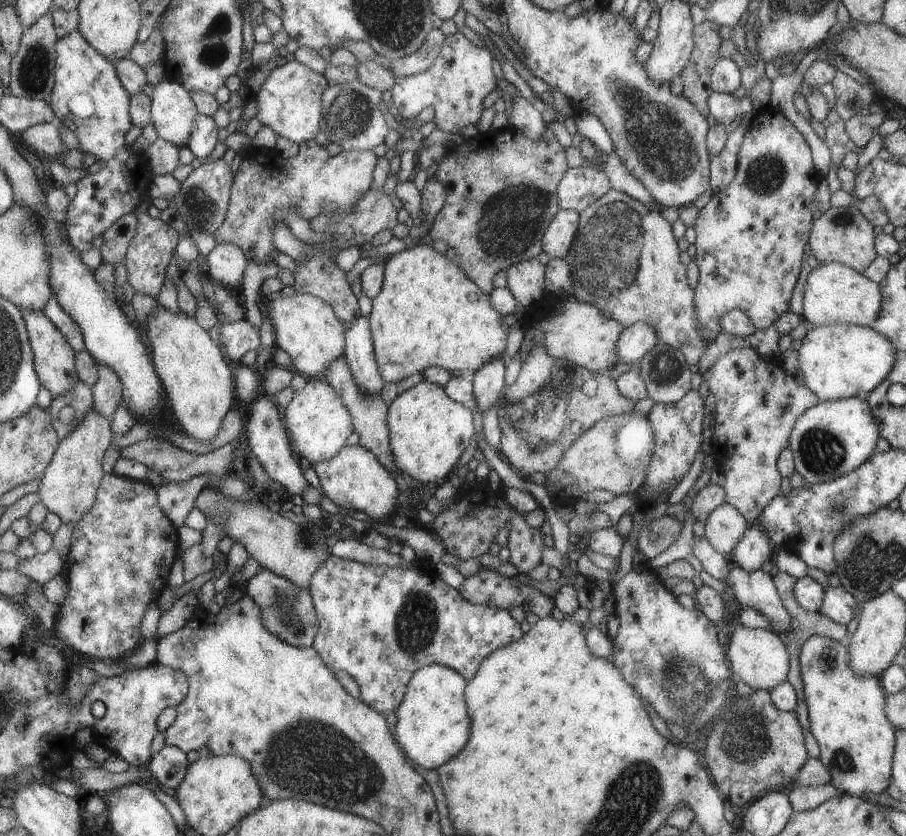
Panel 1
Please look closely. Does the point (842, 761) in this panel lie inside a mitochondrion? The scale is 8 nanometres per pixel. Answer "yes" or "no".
yes

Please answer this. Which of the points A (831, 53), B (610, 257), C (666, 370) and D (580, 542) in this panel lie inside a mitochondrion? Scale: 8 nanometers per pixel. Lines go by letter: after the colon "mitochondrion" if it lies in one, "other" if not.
A: other
B: mitochondrion
C: mitochondrion
D: other

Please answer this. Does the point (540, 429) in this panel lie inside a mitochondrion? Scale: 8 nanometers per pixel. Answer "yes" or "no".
yes

